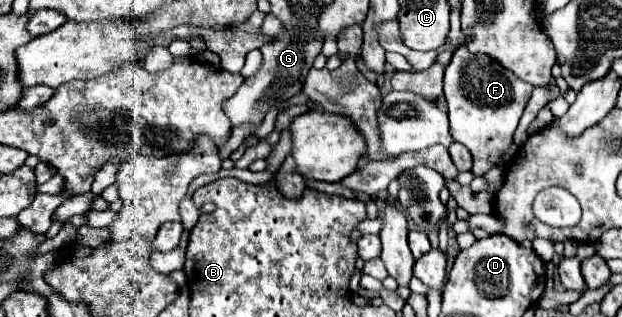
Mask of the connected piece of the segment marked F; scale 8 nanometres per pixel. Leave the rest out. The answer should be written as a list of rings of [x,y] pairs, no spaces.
[[[466,45],[456,49],[444,73],[444,99],[450,115],[450,133],[454,141],[472,153],[474,175],[484,175],[504,163],[504,151],[512,145],[512,135],[532,95],[532,85],[524,83],[512,71],[500,67],[486,55],[472,55]]]

